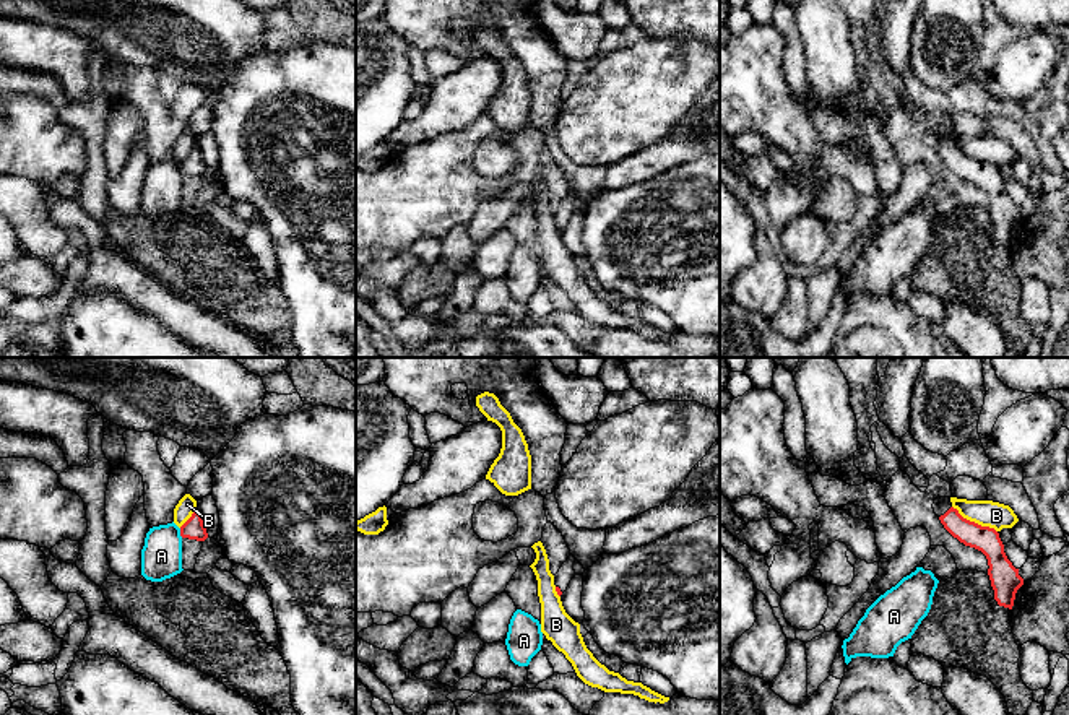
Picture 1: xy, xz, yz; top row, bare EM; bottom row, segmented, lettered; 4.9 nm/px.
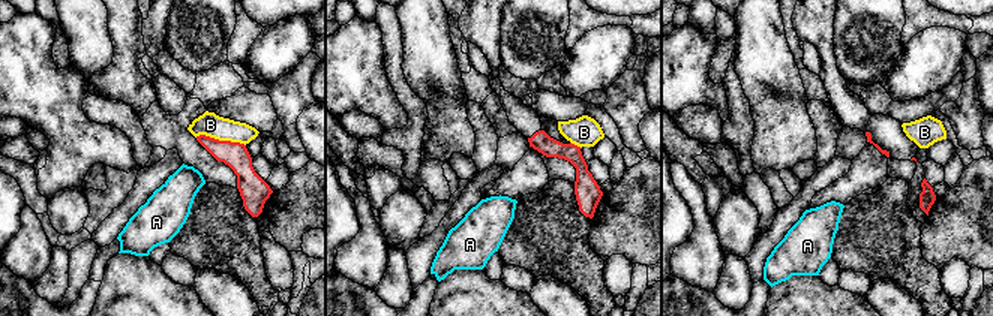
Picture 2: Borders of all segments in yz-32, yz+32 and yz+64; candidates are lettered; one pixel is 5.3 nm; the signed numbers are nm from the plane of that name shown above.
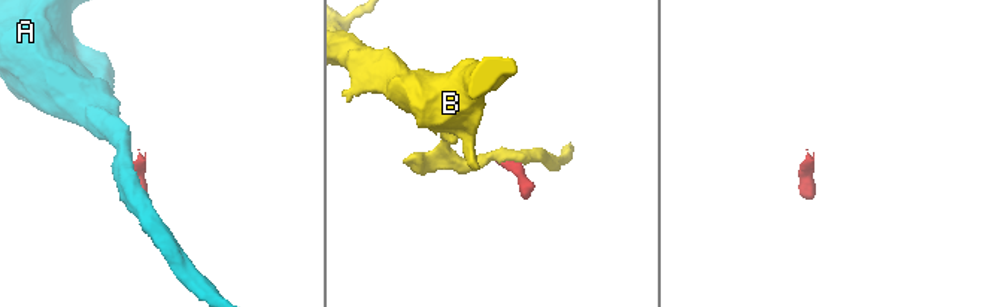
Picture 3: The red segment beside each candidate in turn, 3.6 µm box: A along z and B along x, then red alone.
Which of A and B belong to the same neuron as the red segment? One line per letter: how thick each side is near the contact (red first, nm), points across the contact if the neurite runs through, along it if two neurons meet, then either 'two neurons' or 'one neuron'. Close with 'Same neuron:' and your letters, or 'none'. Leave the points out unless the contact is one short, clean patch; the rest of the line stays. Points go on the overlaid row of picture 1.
A: 110 nm thick on the red side, 200 nm on the other; border along xy (179, 528), (182, 537); two neurons
B: 130 nm thick on the red side, 130 nm on the other; border along yz (952, 506), (964, 517), (988, 525), (996, 532); two neurons
Same neuron: none

